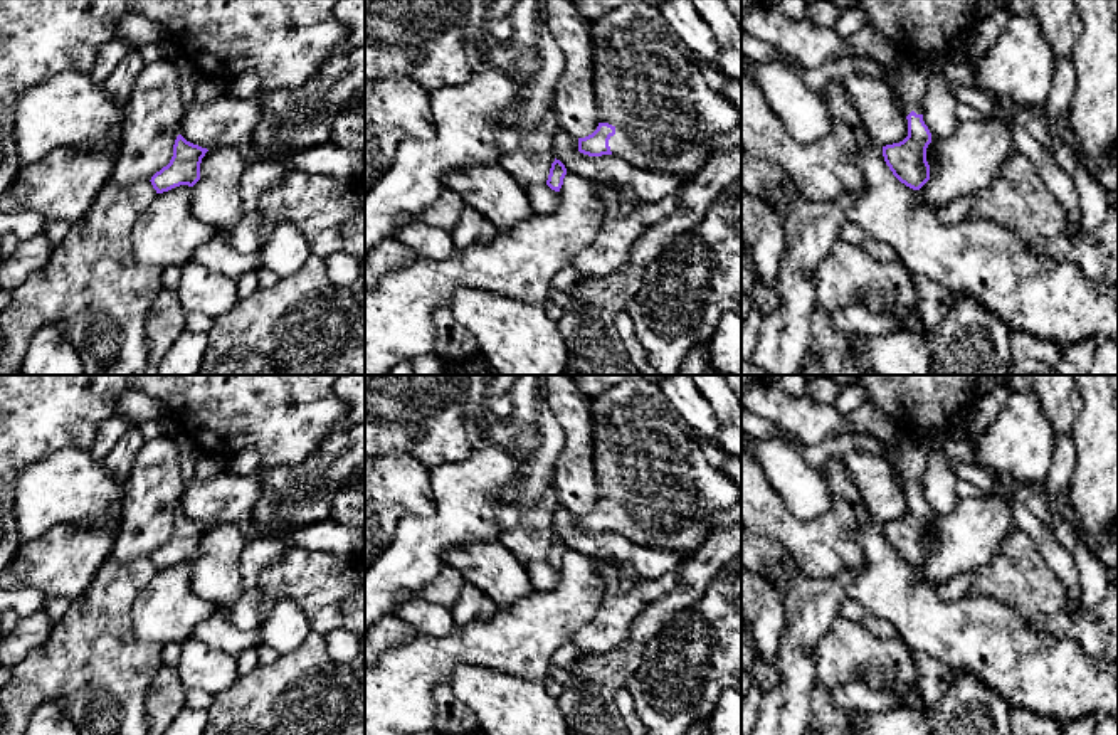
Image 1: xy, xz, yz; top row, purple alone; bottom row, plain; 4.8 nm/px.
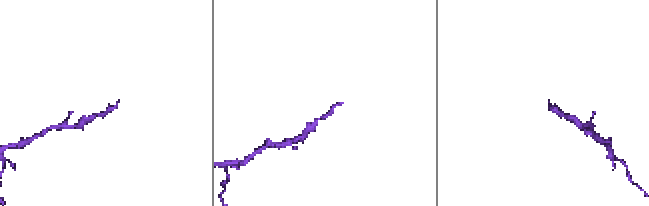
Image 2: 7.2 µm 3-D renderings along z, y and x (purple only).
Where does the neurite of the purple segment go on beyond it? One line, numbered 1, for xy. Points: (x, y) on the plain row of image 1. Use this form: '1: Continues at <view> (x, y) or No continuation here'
1: No continuation here

